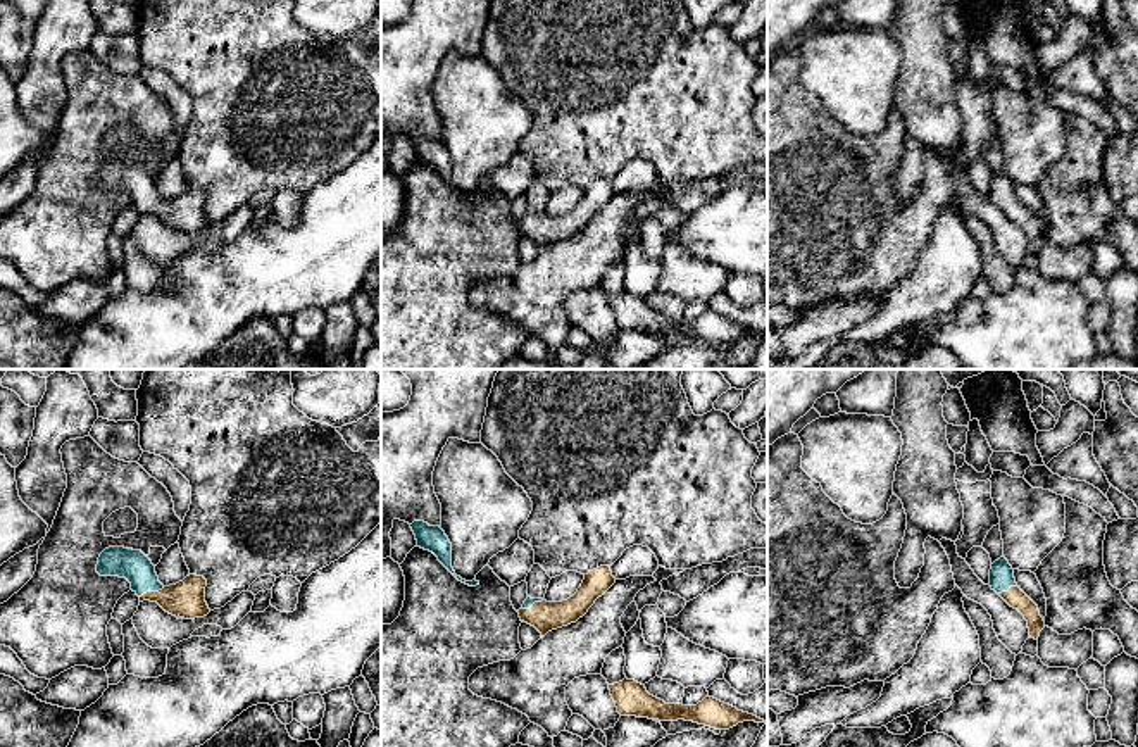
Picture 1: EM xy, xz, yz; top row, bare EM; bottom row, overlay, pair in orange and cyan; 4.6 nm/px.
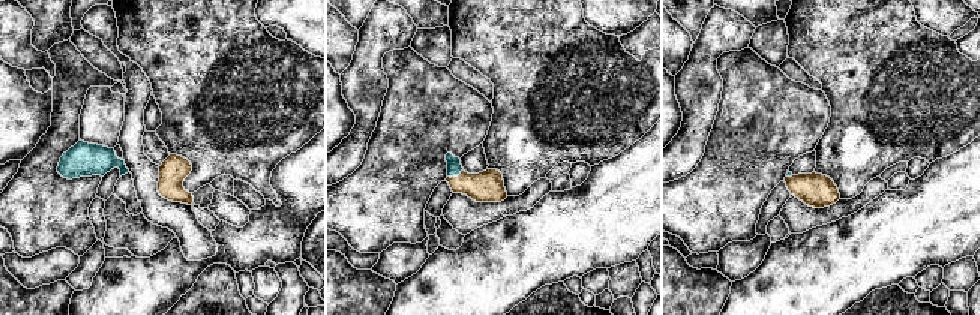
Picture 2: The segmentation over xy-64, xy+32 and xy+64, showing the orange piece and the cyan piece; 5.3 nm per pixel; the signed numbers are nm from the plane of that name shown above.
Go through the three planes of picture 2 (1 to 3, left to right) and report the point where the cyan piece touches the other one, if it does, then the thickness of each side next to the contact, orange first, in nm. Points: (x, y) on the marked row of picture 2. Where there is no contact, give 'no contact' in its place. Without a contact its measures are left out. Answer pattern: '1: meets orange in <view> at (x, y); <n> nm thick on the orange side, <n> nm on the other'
1: no contact
2: meets orange in xy+32 at (455, 177); 170 nm thick on the orange side, 80 nm on the other
3: meets orange in xy+64 at (790, 177); 180 nm thick on the orange side, 30 nm on the other

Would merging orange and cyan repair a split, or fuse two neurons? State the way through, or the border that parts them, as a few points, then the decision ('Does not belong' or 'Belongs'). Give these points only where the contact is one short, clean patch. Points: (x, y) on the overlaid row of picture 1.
Path across: xy (187, 599), (171, 599), (152, 592), (135, 566). Belongs

